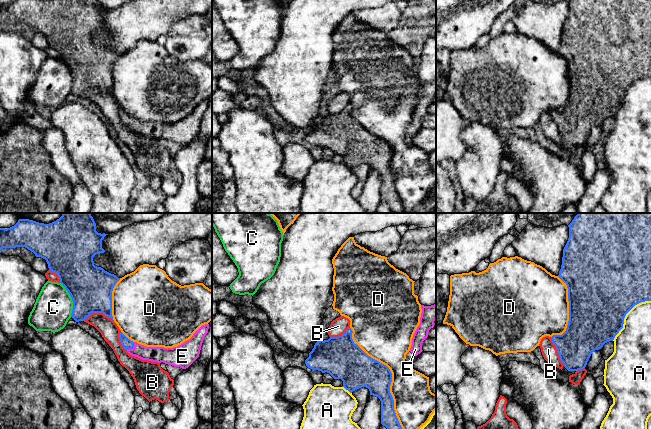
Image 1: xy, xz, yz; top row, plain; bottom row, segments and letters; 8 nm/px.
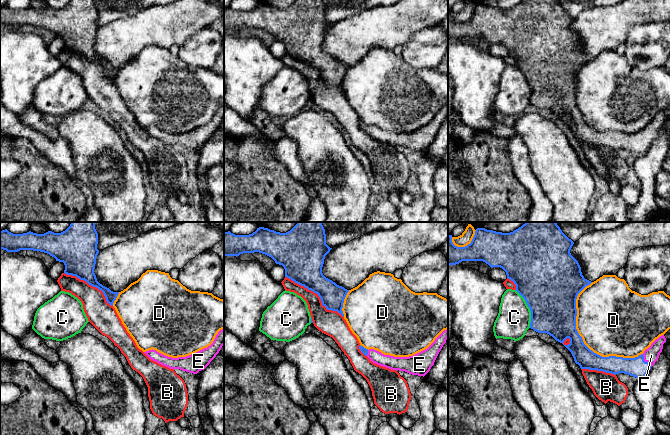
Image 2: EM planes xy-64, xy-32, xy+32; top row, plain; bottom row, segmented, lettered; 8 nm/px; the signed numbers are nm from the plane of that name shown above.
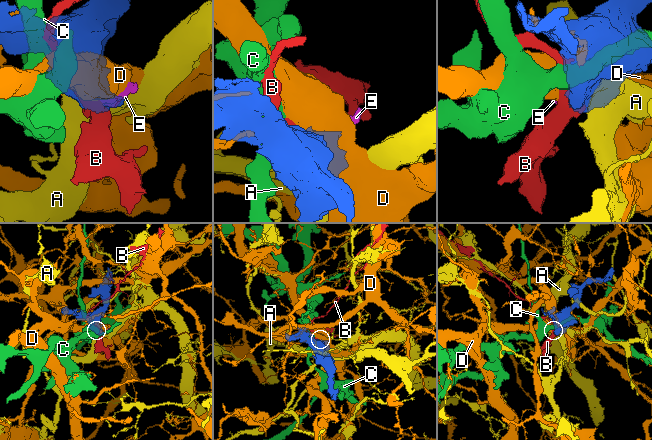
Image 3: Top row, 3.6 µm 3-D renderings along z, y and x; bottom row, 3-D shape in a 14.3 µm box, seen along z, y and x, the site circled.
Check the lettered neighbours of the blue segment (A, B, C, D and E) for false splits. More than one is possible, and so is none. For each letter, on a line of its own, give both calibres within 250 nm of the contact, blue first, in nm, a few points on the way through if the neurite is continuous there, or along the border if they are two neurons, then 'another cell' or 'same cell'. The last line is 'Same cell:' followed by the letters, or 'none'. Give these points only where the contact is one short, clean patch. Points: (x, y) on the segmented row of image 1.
A: calibres 500 and 300 nm; another cell
B: calibres 360 and 150 nm; another cell
C: calibres 360 and 300 nm; another cell
D: calibres 260 and 320 nm; another cell
E: calibres 80 and 130 nm; same cell
Same cell: E

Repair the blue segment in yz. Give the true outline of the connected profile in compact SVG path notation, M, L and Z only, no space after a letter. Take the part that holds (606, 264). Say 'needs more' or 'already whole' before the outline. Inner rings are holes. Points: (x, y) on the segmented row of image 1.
already whole; M578 213L568 225L569 238L563 249L562 265L558 277L567 285L569 301L569 321L562 335L551 337L563 366L568 371L584 369L593 351L599 350L623 328L626 314L637 304L651 301L651 213Z

